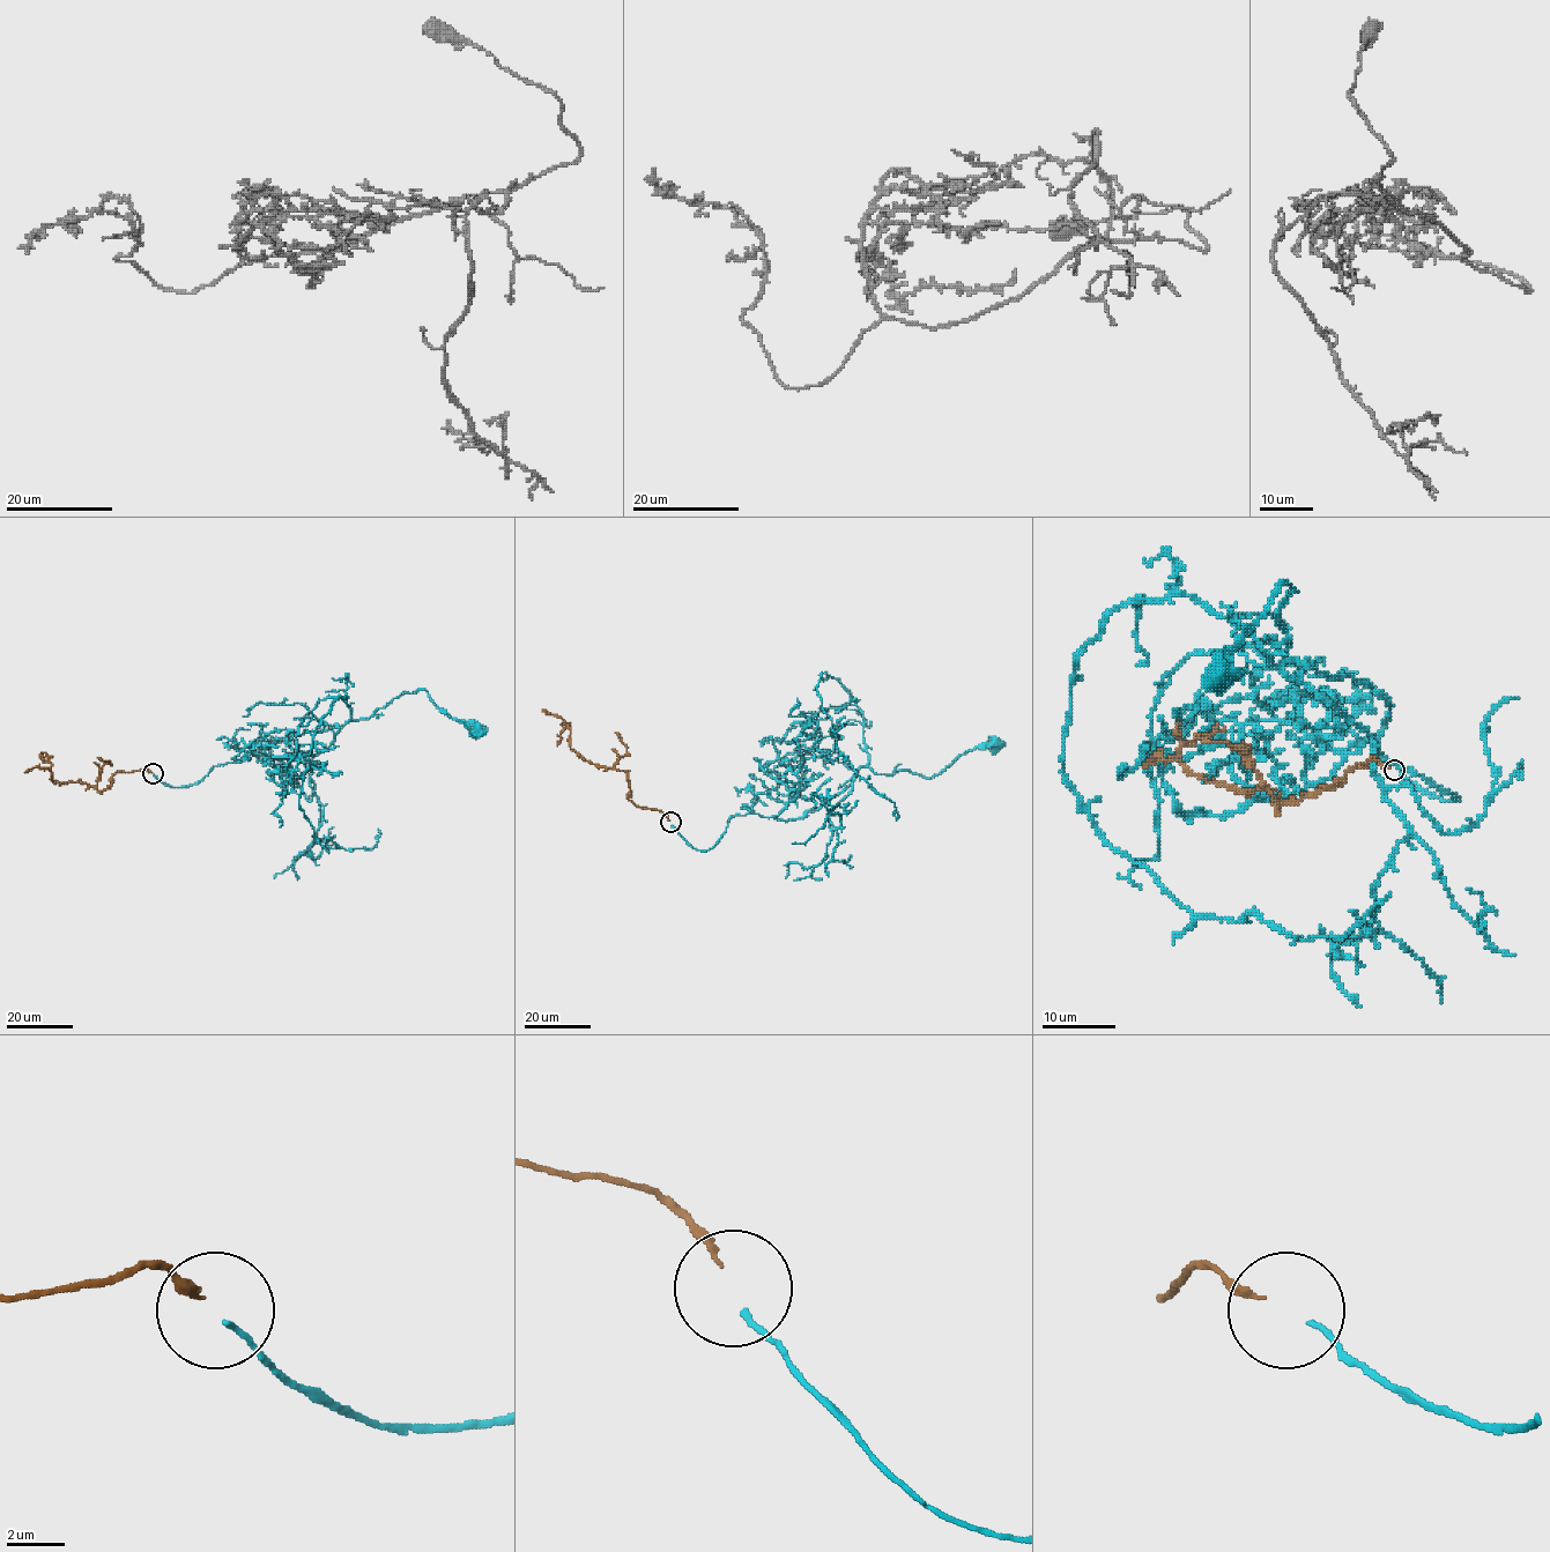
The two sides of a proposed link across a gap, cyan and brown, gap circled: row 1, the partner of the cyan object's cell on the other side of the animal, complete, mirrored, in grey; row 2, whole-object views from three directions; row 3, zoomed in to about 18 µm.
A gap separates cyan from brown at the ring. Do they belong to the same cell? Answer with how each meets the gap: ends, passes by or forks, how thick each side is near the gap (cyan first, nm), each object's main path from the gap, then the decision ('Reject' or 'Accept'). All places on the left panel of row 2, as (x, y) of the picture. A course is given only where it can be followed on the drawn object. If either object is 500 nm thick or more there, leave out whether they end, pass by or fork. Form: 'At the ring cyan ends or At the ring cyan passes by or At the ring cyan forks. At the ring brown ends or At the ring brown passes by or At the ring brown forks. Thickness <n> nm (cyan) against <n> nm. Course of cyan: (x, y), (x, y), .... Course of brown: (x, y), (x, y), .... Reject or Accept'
At the ring cyan ends. At the ring brown ends. Thickness 200 nm (cyan) against 150 nm. Course of cyan: (153, 776), (172, 787), (198, 784), (215, 765), (256, 755), (291, 735), (368, 719), (420, 689), (476, 730). Course of brown: (151, 772), (117, 772), (110, 787), (98, 791), (86, 784), (54, 782), (51, 764), (38, 755). Accept

